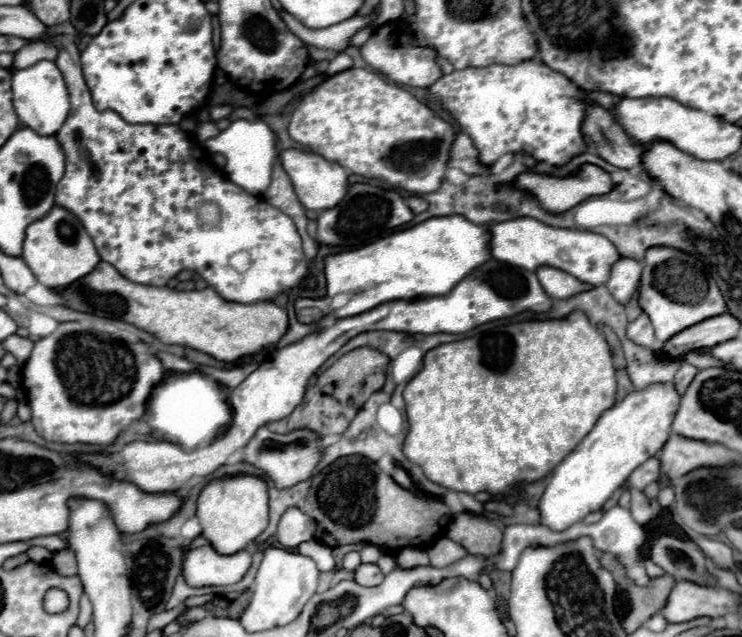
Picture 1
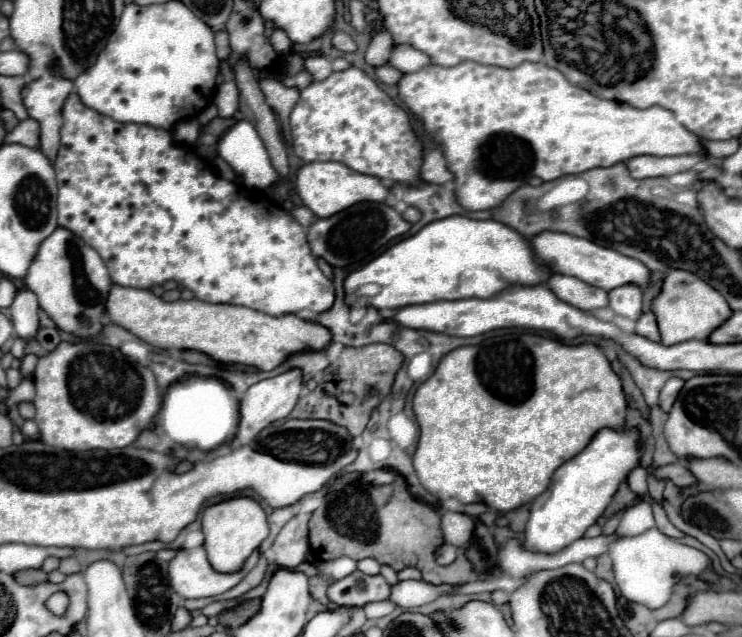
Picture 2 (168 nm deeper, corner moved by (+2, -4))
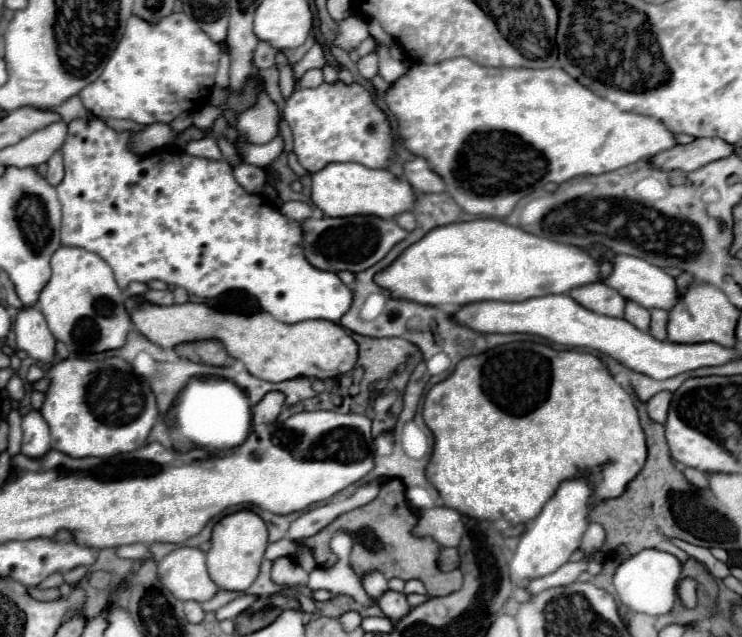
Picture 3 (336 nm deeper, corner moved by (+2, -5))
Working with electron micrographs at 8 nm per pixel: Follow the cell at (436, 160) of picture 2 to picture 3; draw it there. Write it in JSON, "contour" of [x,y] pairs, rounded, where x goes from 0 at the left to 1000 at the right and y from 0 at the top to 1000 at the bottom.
{"contour":[[[562,246],[557,253],[549,253],[543,259],[543,278],[565,300],[565,303],[597,303],[600,300],[600,287],[594,284],[594,278],[589,278],[573,250]]]}

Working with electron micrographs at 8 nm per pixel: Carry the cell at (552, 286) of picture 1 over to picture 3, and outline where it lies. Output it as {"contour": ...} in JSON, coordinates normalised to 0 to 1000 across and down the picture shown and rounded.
{"contour":[[[810,441],[805,447],[788,447],[783,454],[772,454],[767,457],[767,463],[794,488],[821,495],[821,498],[840,498],[845,469],[837,466],[834,460],[829,469],[829,454],[823,454]]]}

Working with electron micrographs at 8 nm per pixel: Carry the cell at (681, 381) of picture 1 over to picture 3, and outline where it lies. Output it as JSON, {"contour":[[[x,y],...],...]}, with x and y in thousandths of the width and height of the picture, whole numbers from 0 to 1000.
{"contour":[[[885,617],[883,623],[877,623],[872,630],[872,648],[875,648],[875,655],[880,661],[885,661],[885,664],[896,664],[902,630],[904,630],[904,617]]]}

